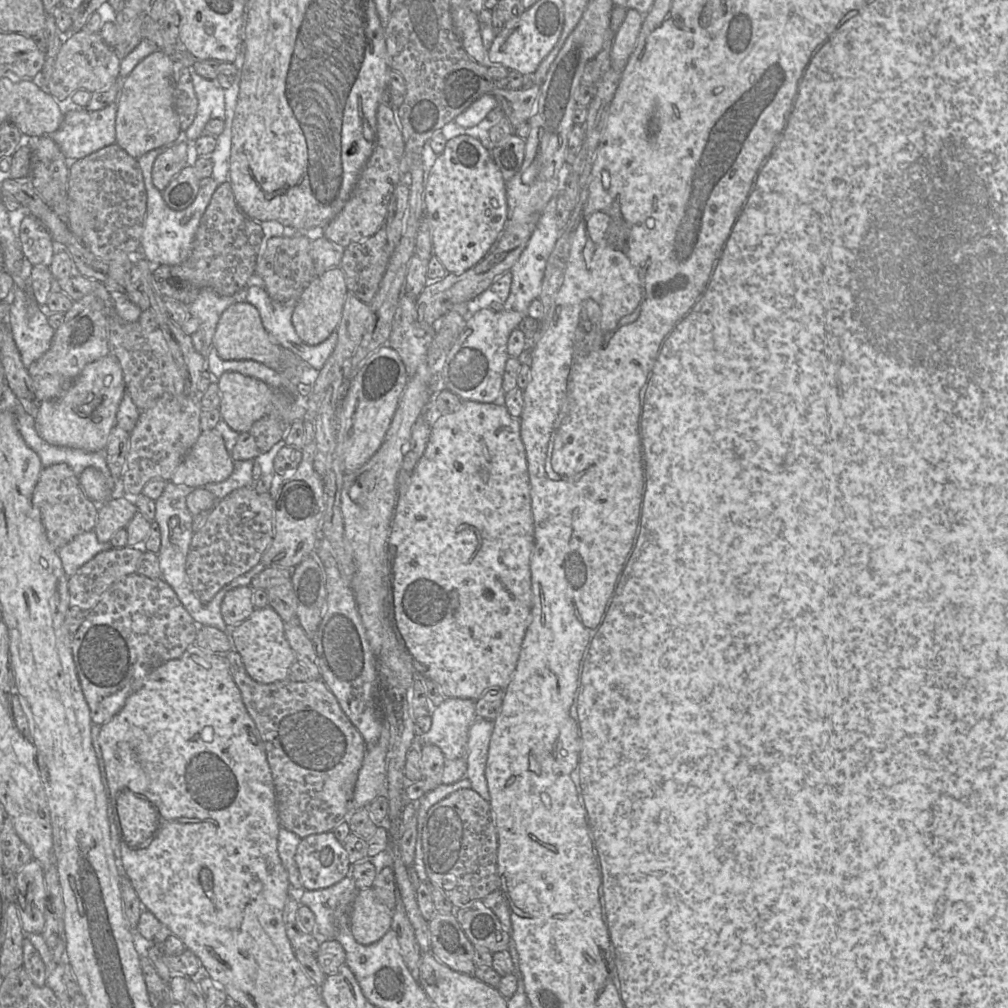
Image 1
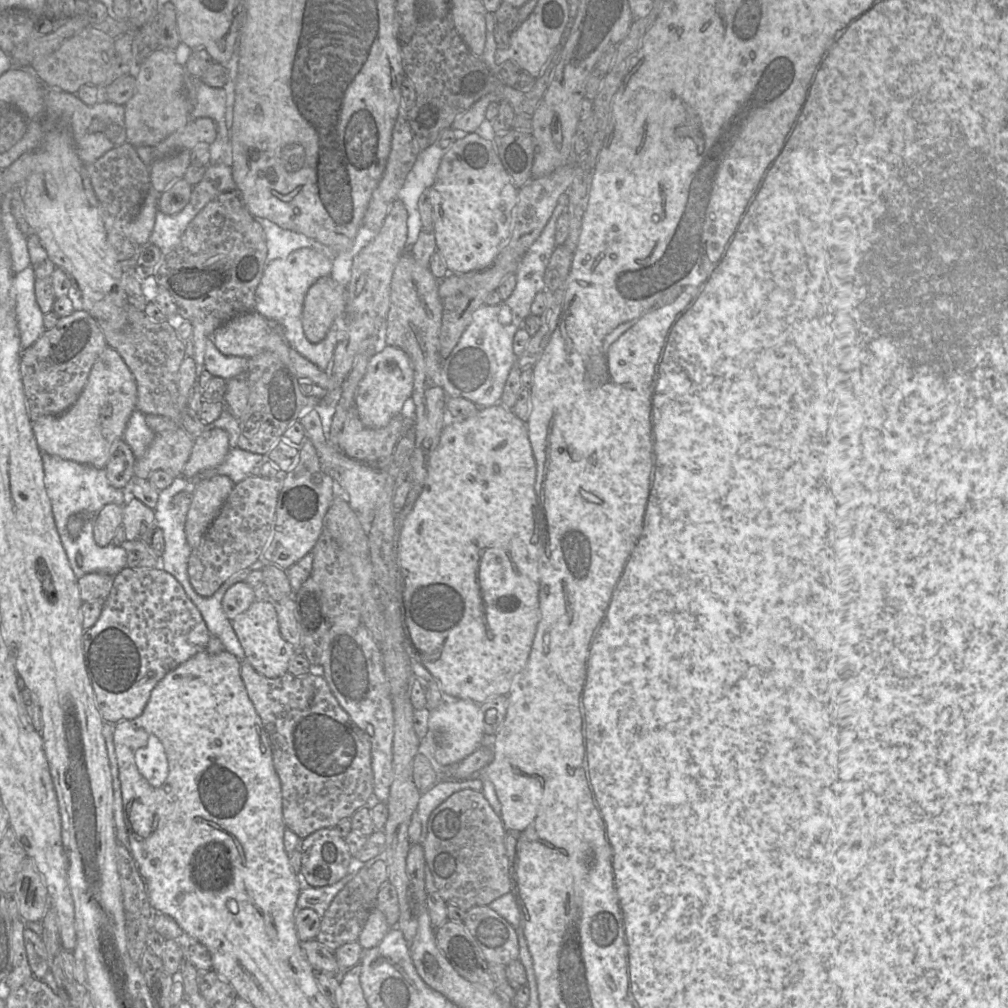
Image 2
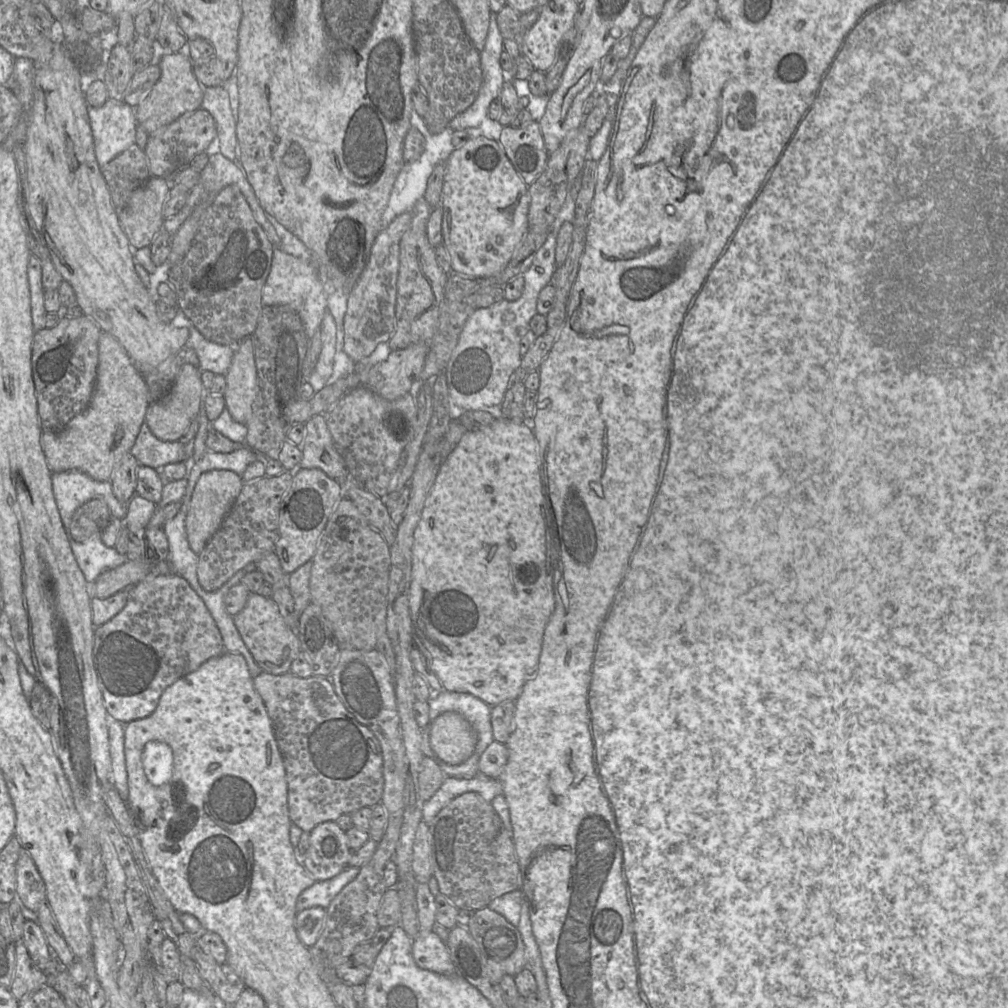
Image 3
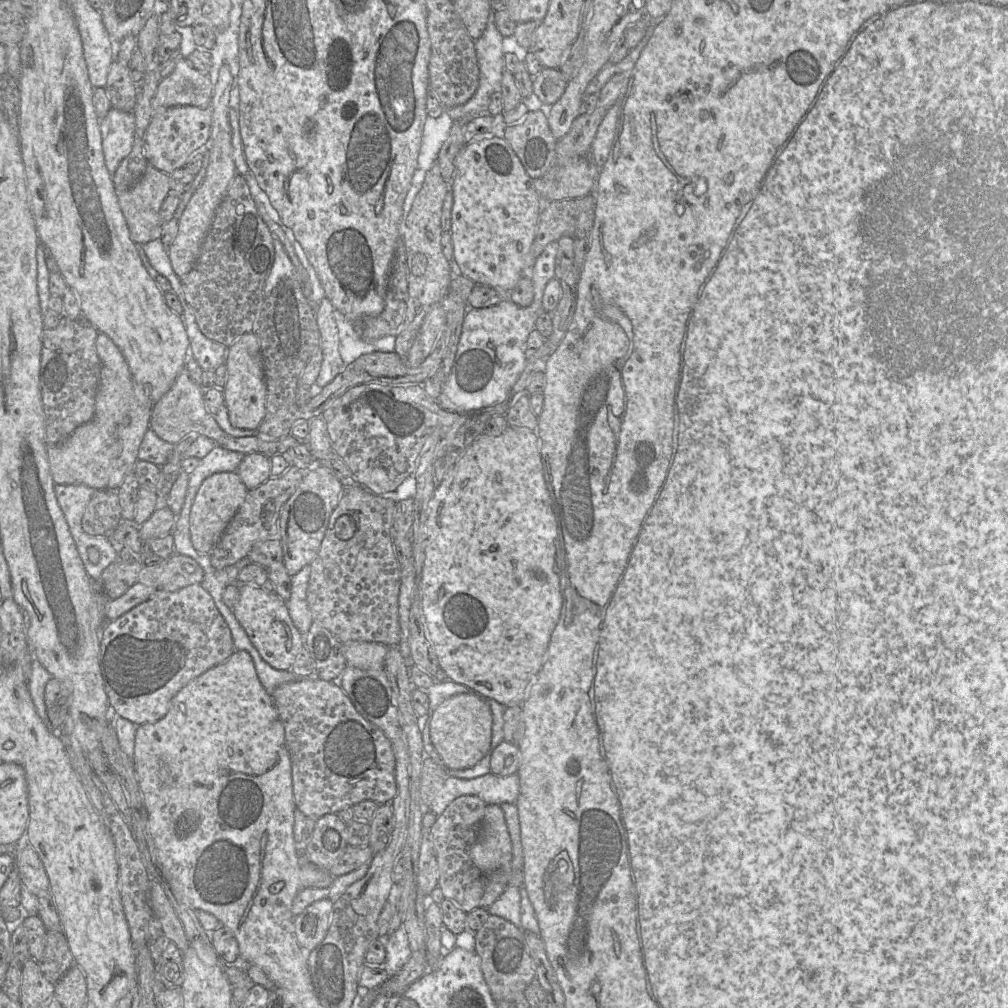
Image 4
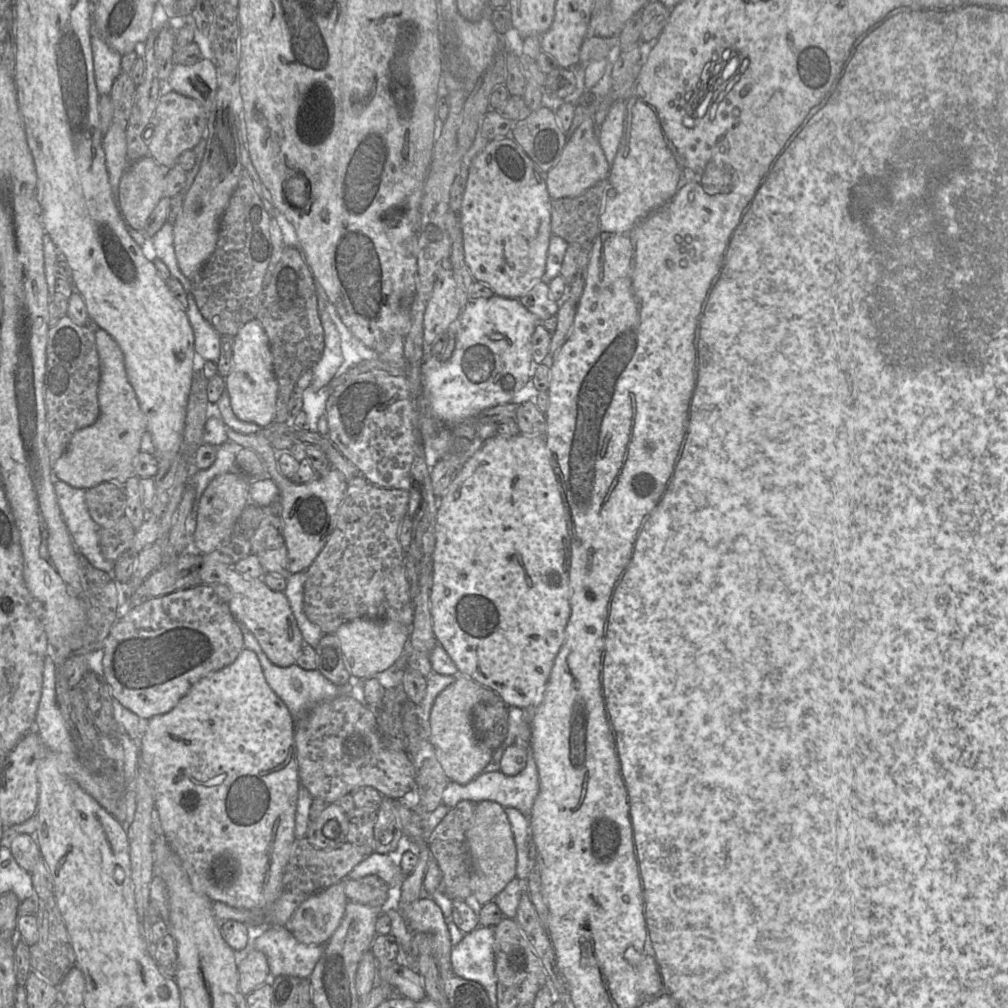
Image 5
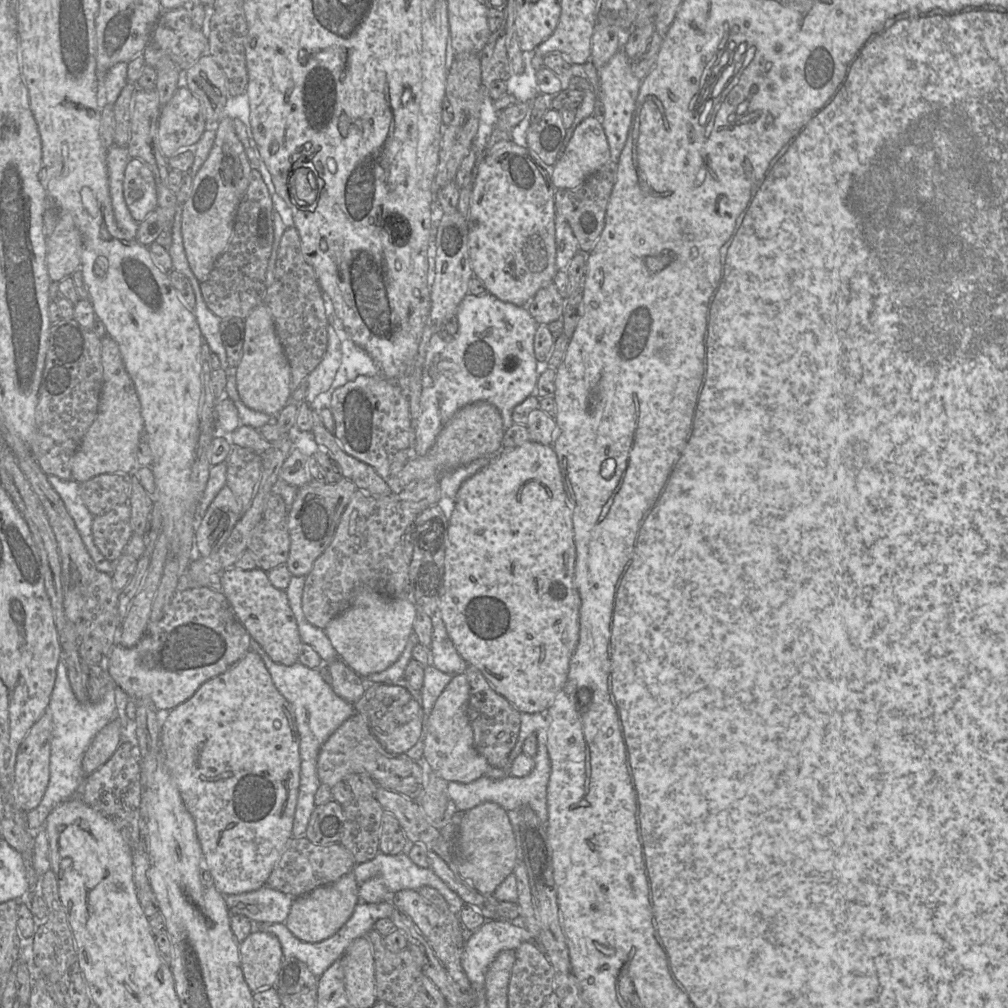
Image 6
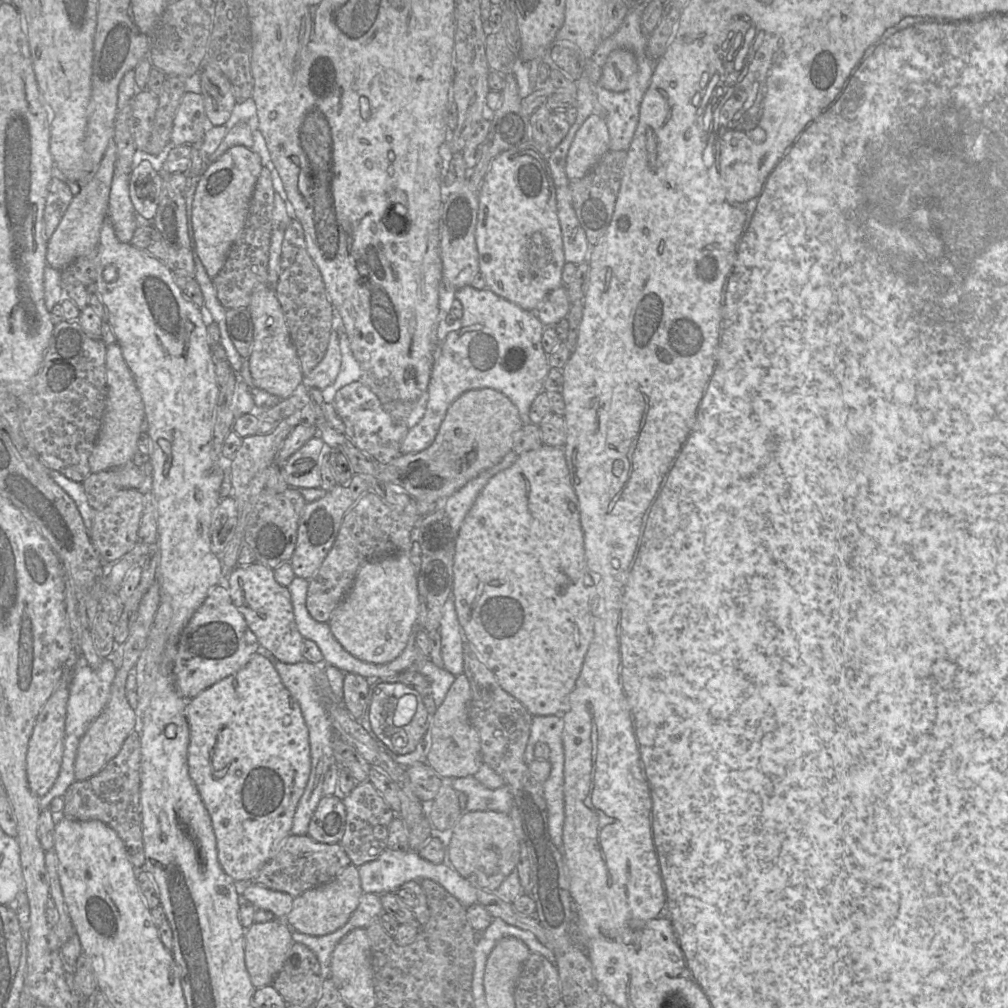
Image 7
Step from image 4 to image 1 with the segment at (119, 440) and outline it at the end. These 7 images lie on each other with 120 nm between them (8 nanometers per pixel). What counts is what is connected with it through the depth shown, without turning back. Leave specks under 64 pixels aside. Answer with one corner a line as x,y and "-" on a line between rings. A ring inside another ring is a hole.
108,353
108,356
87,364
62,397
39,403
34,418
35,429
49,444
103,452
110,432
117,424
116,414
125,392
121,366
116,357

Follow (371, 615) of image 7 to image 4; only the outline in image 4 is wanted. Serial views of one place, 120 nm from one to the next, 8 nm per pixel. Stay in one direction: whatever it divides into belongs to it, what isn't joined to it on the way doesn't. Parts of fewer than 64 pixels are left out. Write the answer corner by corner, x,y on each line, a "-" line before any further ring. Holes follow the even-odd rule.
349,641
343,644
348,666
363,670
384,668
388,649
388,646
375,642

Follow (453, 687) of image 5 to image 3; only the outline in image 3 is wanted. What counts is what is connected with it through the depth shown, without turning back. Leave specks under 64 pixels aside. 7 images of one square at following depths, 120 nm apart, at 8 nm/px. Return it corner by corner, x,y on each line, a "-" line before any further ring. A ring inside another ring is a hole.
459,713
440,714
430,723
429,733
433,751
448,764
461,764
474,753
477,735

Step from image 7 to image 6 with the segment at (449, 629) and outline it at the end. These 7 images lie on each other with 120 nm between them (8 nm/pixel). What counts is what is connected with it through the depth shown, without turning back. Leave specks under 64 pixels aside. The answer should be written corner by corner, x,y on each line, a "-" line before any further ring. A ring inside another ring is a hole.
439,614
432,618
433,631
430,664
452,676
464,673
467,664
451,640
444,622

